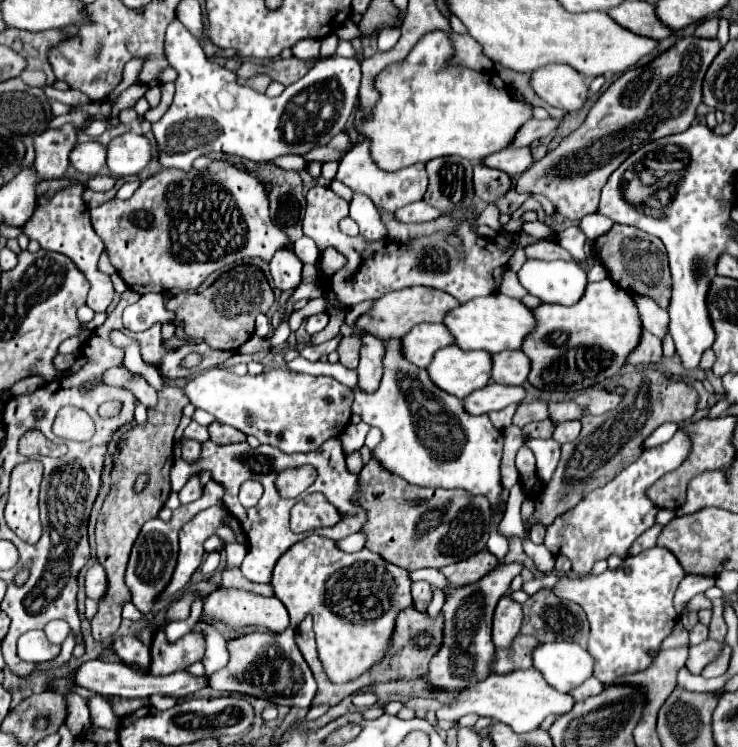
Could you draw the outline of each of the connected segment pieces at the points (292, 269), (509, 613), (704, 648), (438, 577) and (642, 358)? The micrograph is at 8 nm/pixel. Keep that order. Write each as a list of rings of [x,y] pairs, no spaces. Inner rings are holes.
[[[278,250],[270,262],[270,270],[274,284],[280,290],[290,290],[300,284],[302,262],[296,258],[292,250]]]
[[[508,594],[500,598],[496,612],[494,612],[494,628],[492,628],[492,640],[496,648],[506,648],[510,642],[518,636],[522,622],[522,608],[516,600],[512,600]]]
[[[706,640],[698,646],[690,646],[688,650],[688,660],[686,660],[686,668],[690,674],[700,674],[702,668],[712,662],[716,658],[716,654],[720,652],[720,644],[716,640]]]
[[[422,568],[422,570],[412,570],[408,572],[408,578],[412,578],[412,582],[416,580],[426,580],[430,584],[434,584],[436,588],[440,588],[444,592],[446,586],[450,586],[450,582],[436,570],[436,568]]]
[[[644,330],[644,334],[640,336],[640,346],[632,350],[628,362],[634,366],[642,366],[642,364],[656,364],[660,362],[660,358],[662,358],[662,340]]]

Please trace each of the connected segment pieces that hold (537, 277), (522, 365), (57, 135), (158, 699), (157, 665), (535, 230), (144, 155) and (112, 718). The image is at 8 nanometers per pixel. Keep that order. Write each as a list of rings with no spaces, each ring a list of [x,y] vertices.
[[[526,260],[518,270],[518,280],[524,290],[542,302],[572,306],[584,294],[588,284],[586,272],[564,260]]]
[[[506,350],[492,356],[492,380],[496,384],[520,386],[526,382],[530,362],[520,350]]]
[[[64,124],[62,128],[50,128],[34,138],[36,148],[36,170],[42,180],[64,178],[68,168],[68,154],[76,146],[76,128]]]
[[[152,696],[152,698],[150,698],[150,704],[152,704],[154,708],[158,708],[158,710],[170,710],[172,706],[176,706],[176,702],[178,702],[178,700],[174,700],[174,698],[170,698],[170,696]]]
[[[160,630],[152,642],[150,674],[166,676],[184,670],[186,666],[198,662],[202,654],[204,654],[204,638],[200,634],[188,632],[176,644],[168,644],[164,630]]]
[[[524,222],[522,224],[522,232],[534,236],[534,238],[546,238],[546,236],[552,236],[552,228],[544,222]]]
[[[122,134],[106,144],[106,166],[112,176],[134,176],[150,162],[150,142],[142,134]]]
[[[96,694],[87,700],[90,710],[90,717],[93,724],[105,729],[117,729],[120,723],[118,718],[112,711],[110,705],[101,695]]]

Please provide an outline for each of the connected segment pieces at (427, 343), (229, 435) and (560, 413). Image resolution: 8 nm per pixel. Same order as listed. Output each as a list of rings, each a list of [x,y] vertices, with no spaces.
[[[418,324],[402,340],[402,352],[414,366],[426,368],[436,350],[450,346],[452,334],[444,324]]]
[[[212,422],[208,426],[208,432],[210,432],[210,440],[216,444],[232,444],[232,442],[244,442],[246,440],[246,436],[240,430],[226,426],[226,424],[220,424],[220,422]]]
[[[548,402],[548,412],[550,412],[550,420],[554,424],[564,422],[564,420],[580,420],[582,418],[582,410],[574,404],[574,402]]]

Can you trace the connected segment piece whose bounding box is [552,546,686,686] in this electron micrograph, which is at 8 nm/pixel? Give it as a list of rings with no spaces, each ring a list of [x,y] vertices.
[[[658,546],[624,558],[616,570],[606,570],[600,576],[558,576],[552,592],[558,598],[576,602],[586,612],[590,624],[588,654],[596,662],[594,676],[604,686],[612,684],[618,676],[646,670],[652,664],[662,640],[676,628],[678,616],[672,612],[672,598],[684,576],[686,572],[676,556]]]

